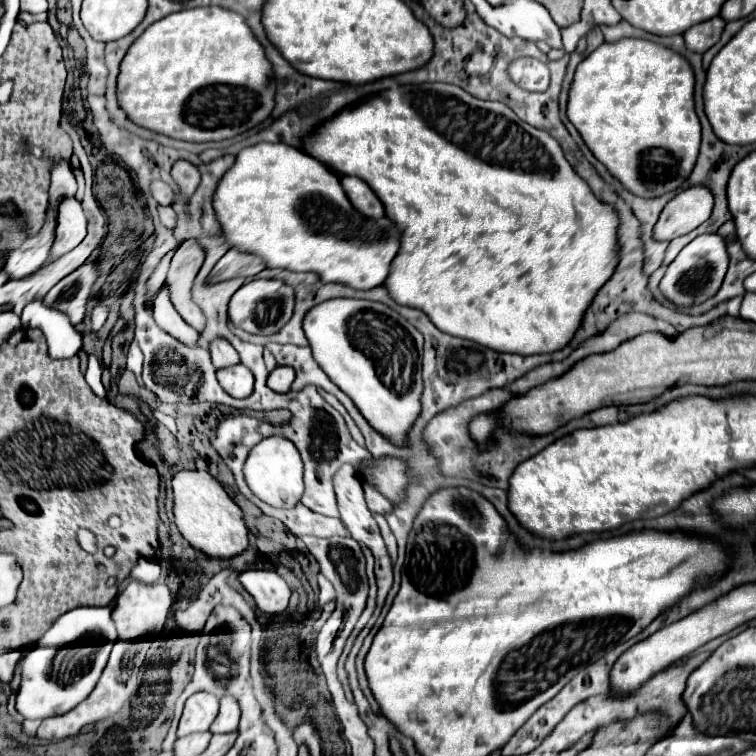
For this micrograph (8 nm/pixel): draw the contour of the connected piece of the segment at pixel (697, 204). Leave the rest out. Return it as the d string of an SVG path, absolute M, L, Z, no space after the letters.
M690 187L678 193L654 225L652 237L656 241L672 241L674 237L686 235L704 223L712 213L712 193L706 187Z

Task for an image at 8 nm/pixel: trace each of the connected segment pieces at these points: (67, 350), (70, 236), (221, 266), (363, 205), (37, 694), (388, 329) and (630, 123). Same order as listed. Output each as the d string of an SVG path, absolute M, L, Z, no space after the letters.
M32 301L24 307L24 327L40 329L44 333L52 359L74 357L82 347L82 335L68 323L68 317L48 309L42 301Z
M64 199L58 207L58 227L56 227L56 239L52 243L50 255L46 263L60 259L68 251L72 251L86 235L86 217L76 199Z
M230 249L210 271L208 275L208 283L220 283L220 281L228 281L234 277L254 277L264 269L264 263L248 253L240 253L236 249Z
M342 177L342 187L348 195L348 201L352 207L362 213L368 219L380 219L384 217L384 207L378 201L378 197L372 193L372 189L358 177Z
M80 607L64 613L22 657L22 685L16 707L24 719L48 719L72 711L96 687L116 641L110 607Z
M336 297L306 313L304 333L316 363L356 403L372 427L396 445L404 445L406 431L420 413L424 343L420 331L384 303Z
M644 39L602 43L576 67L566 115L594 157L636 197L652 199L680 189L696 165L700 121L694 111L694 73L684 57L658 43Z

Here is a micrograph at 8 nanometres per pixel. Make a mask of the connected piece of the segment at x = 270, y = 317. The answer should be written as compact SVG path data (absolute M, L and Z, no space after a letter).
M254 279L250 283L244 283L232 297L228 303L228 317L230 321L254 335L272 335L276 331L280 331L288 319L292 317L292 309L294 309L294 293L292 287L288 287L286 283L278 281L278 279Z

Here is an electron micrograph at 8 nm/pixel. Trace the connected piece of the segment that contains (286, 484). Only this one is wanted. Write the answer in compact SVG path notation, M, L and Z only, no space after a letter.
M268 437L262 439L256 447L250 449L250 455L244 465L244 479L250 487L250 491L262 499L264 503L276 507L276 509L292 509L300 503L300 497L304 493L304 481L302 481L302 459L288 439L280 437Z

